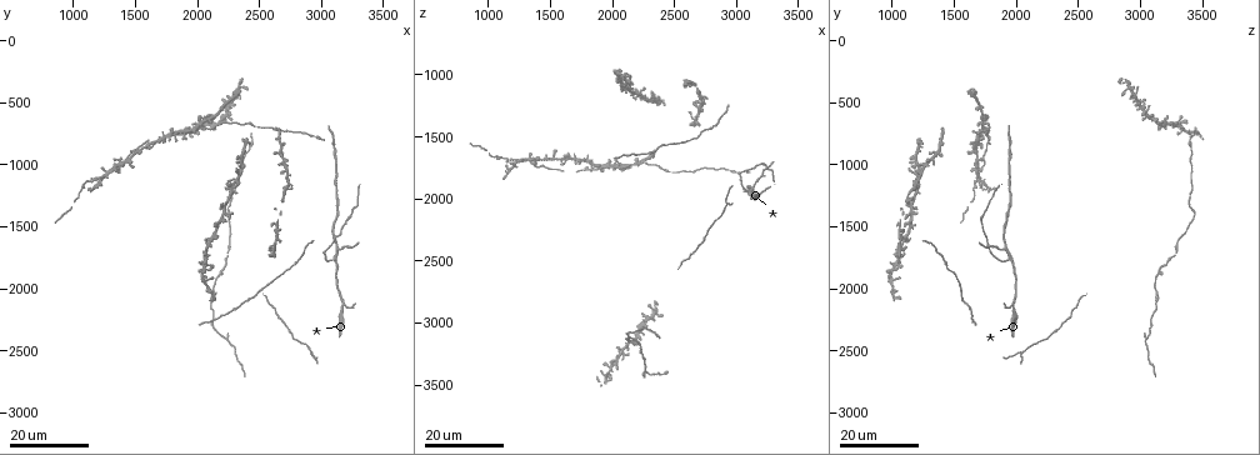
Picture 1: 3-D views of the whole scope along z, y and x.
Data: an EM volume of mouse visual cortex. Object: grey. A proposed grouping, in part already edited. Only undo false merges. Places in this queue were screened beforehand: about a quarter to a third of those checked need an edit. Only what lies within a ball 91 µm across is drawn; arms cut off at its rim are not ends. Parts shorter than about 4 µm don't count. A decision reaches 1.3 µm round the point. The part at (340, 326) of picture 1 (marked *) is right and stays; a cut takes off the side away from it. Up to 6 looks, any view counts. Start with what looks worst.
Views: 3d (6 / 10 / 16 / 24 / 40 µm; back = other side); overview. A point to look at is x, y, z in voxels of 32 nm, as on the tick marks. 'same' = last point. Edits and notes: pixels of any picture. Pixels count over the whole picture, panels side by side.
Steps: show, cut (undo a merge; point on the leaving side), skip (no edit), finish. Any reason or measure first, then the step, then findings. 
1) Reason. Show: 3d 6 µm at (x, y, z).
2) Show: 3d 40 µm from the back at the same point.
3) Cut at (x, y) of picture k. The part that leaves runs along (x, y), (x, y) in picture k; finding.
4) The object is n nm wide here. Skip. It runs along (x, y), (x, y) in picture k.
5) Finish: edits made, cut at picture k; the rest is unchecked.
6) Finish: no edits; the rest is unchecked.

Thin arm on a thick one. Show: 3d 16 µm at (1380, 1040, 1720).

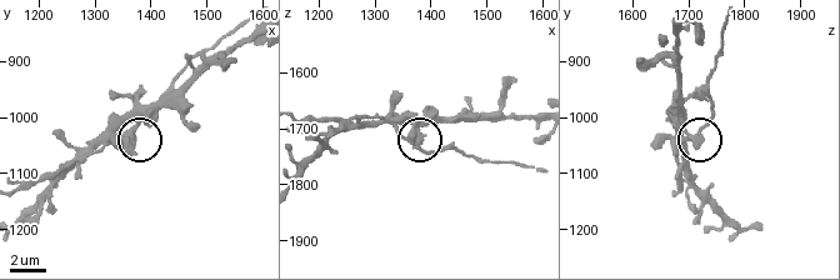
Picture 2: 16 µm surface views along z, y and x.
Show: 3d 10 µm at (1360, 1030, 1720).

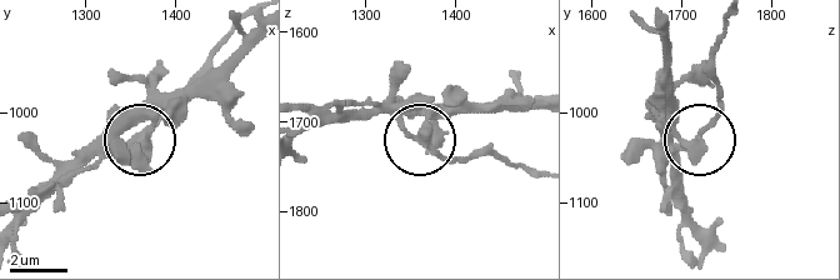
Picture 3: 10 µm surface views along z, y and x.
The object is 270 nm wide here. Skip. Continuous, no second neuron.

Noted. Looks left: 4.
Show: 3d 24 µm at (2220, 2400, 3040).

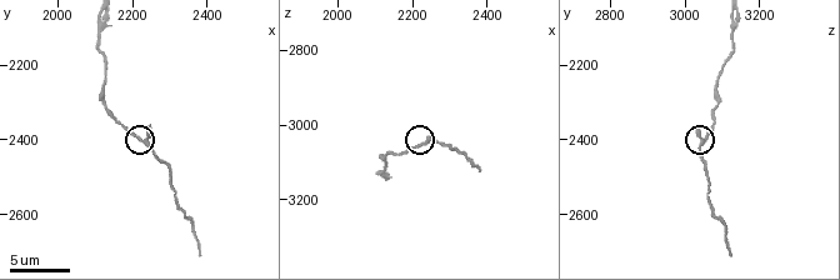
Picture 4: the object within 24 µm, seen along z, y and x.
Show: 3d 10 µm at (2230, 2400, 3050).

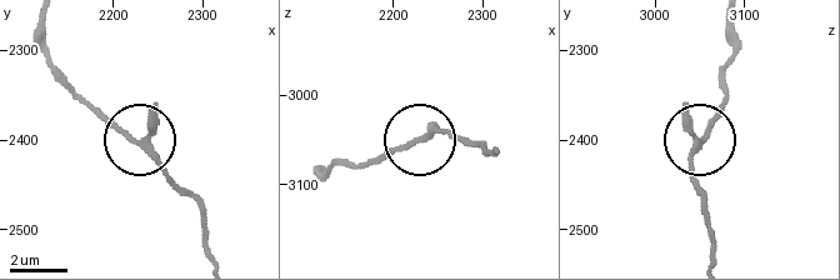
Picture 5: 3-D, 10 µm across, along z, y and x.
The object is 170 nm wide here. Skip. Continuous, no second neuron.

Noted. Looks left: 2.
Thin arm on a thick one. Show: 3d 24 µm at (3120, 1680, 1940).

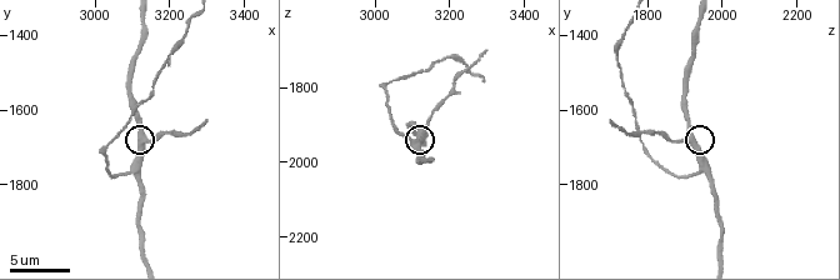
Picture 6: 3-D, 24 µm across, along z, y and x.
Closer look. Show: 3d 6 µm at (3130, 1670, 1920).

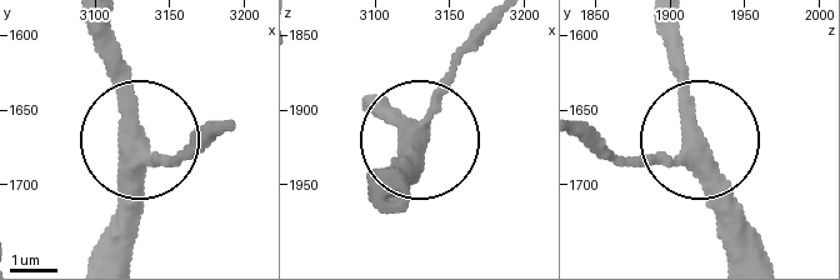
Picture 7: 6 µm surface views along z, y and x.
Skip. It runs along (401, 200), (441, 76), (469, 45) in picture 7; one neuron here.

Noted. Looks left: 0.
Finish: no edits; the rest is unchecked.

